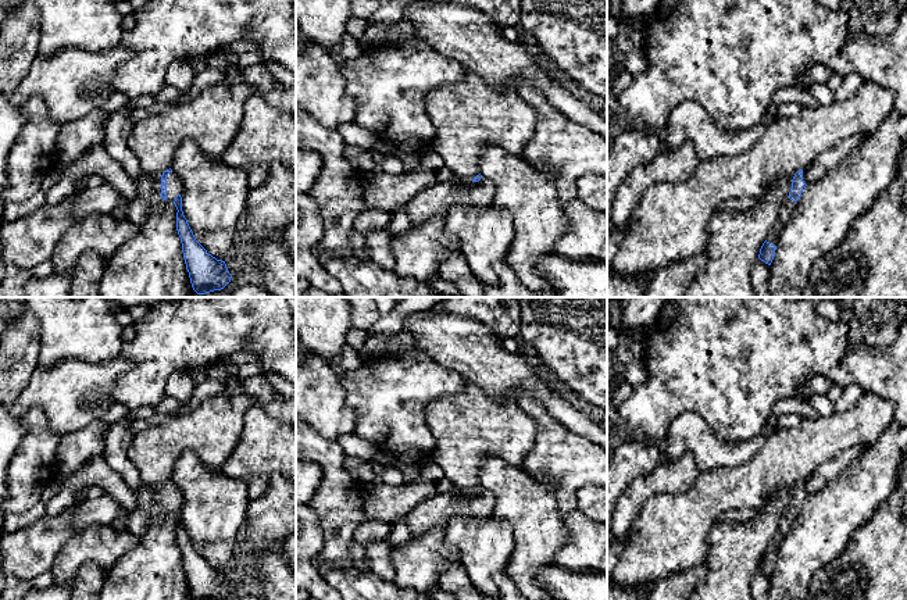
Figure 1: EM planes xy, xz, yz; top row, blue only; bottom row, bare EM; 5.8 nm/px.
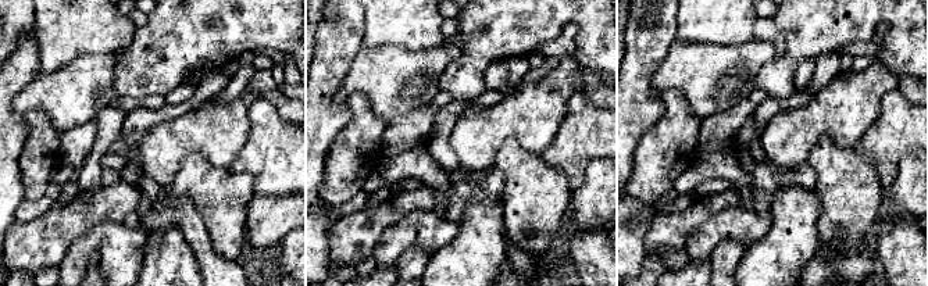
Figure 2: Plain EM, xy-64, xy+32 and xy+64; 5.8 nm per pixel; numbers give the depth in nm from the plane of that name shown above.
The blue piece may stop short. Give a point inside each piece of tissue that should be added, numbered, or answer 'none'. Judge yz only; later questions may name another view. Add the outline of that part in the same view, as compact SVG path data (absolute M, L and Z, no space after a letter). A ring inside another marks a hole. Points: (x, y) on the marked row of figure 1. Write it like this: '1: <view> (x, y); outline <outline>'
1: yz (828, 160); outline M857 135L842 142L839 146L821 153L806 169L803 181L811 185L833 169L854 147L860 146L868 136Z

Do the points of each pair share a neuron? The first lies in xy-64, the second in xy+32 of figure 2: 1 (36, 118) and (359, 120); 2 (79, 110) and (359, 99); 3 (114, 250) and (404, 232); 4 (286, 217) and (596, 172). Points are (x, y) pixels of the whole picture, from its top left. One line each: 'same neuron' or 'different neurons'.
1: same neuron
2: different neurons
3: same neuron
4: same neuron

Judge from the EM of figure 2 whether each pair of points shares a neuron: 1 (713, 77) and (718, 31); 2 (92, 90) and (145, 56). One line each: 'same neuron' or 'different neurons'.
1: different neurons
2: different neurons

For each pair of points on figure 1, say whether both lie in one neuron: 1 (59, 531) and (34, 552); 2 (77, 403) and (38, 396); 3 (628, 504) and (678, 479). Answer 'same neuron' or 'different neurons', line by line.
1: same neuron
2: same neuron
3: same neuron

